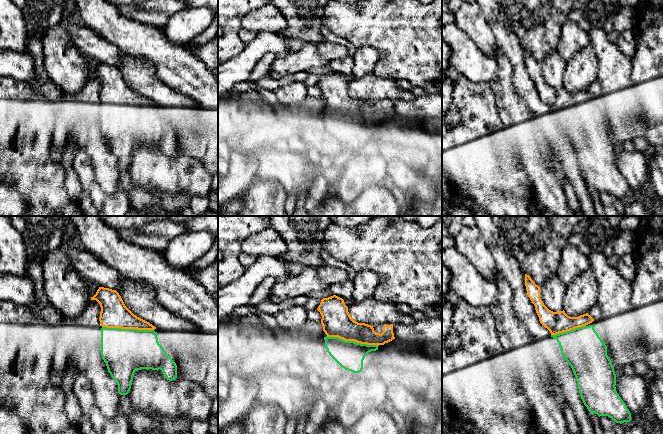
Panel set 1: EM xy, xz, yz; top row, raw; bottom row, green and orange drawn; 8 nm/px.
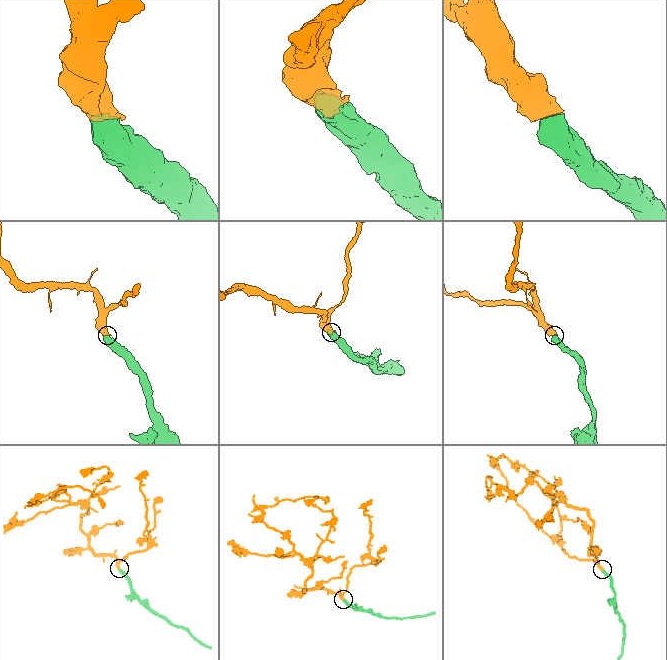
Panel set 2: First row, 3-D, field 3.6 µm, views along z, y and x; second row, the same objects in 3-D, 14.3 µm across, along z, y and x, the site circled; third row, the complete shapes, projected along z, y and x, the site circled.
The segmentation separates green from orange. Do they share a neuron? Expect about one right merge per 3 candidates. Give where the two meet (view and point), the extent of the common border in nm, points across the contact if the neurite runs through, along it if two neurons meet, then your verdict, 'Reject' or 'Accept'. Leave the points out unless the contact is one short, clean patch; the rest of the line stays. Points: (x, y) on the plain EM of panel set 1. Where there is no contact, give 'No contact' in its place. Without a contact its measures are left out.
Touches green at xy (128, 105). Shared border 420 nm. Accept

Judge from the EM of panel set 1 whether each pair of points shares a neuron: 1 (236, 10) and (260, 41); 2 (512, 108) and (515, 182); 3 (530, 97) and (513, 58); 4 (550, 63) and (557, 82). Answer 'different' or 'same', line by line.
1: different
2: different
3: same
4: same

